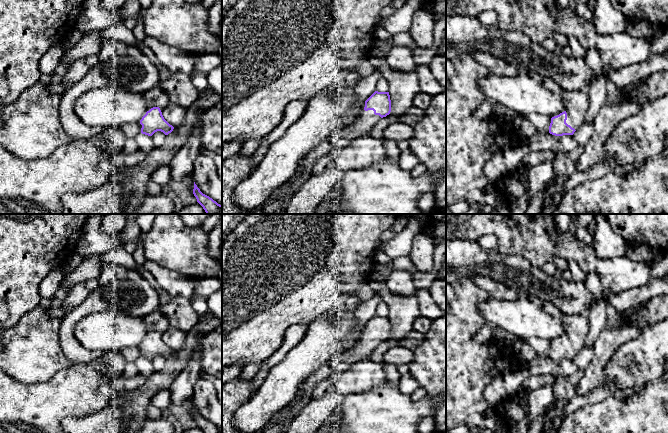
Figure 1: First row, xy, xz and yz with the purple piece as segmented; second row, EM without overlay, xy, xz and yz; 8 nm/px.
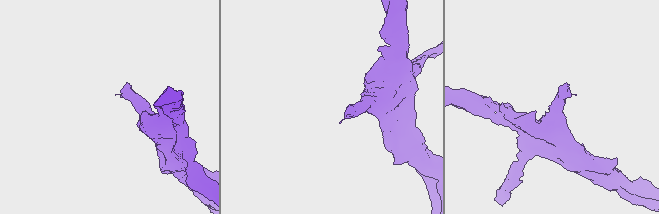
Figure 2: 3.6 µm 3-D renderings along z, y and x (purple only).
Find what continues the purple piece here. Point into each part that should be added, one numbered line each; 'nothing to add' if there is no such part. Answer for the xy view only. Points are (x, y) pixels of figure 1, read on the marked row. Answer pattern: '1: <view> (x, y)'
1: xy (156, 97)

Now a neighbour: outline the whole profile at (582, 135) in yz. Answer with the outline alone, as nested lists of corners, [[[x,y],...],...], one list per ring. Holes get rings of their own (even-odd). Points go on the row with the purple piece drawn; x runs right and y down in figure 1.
[[[584,123],[572,135],[579,146],[585,146],[593,135],[594,128],[590,123]]]

